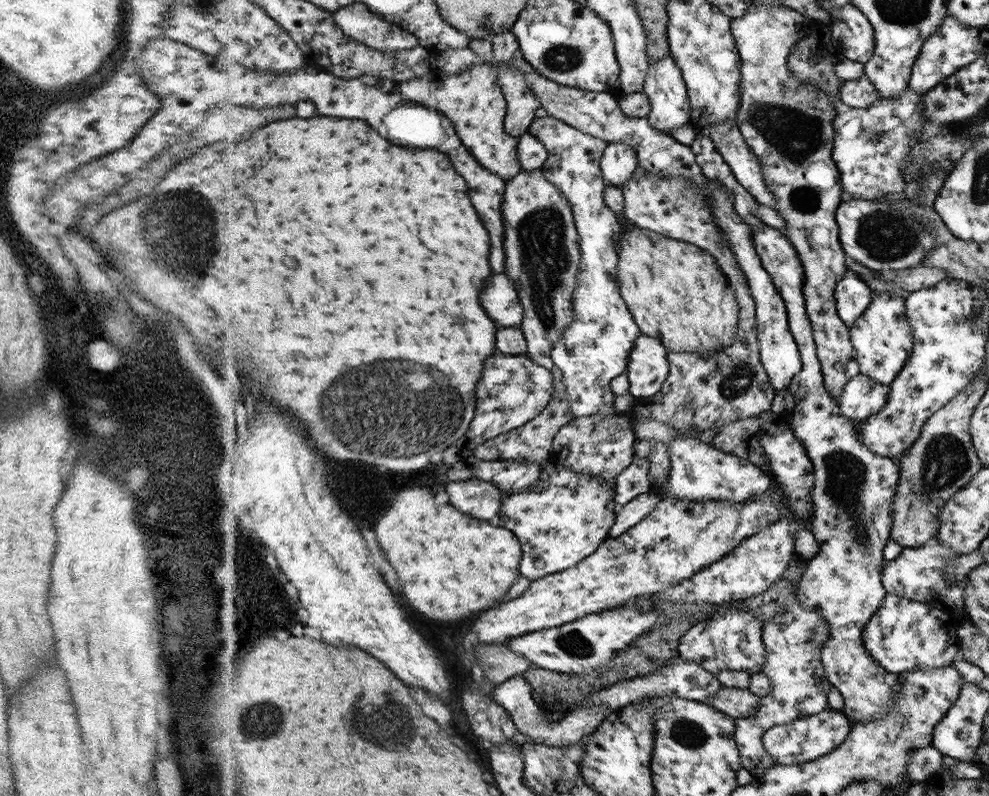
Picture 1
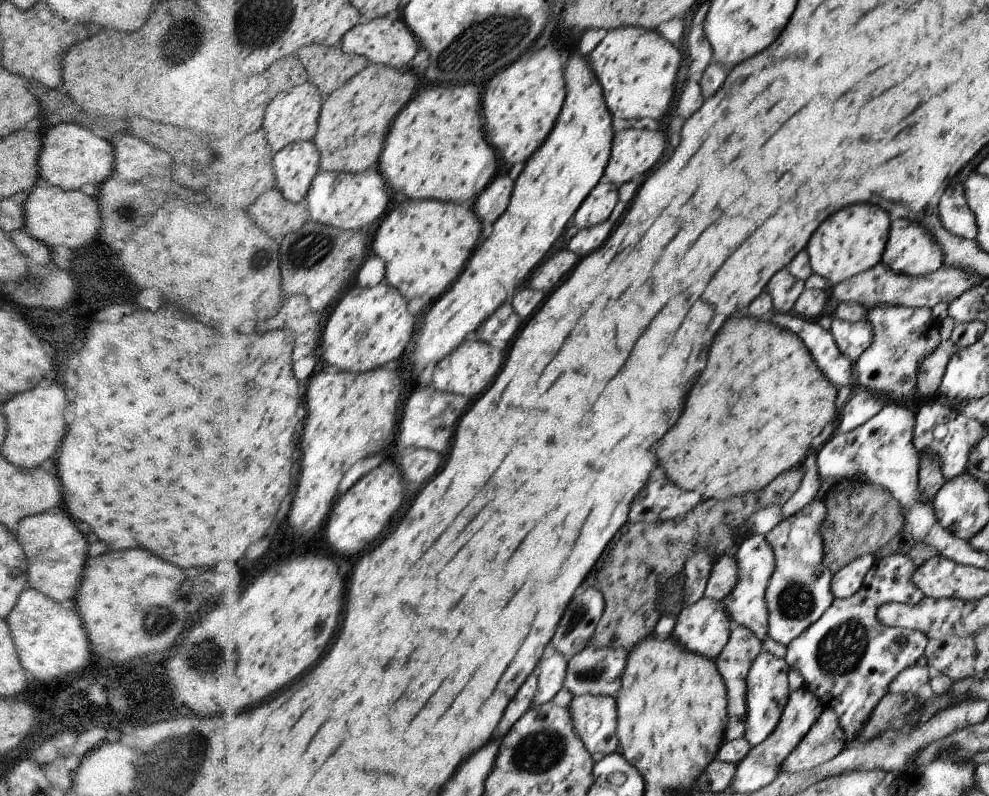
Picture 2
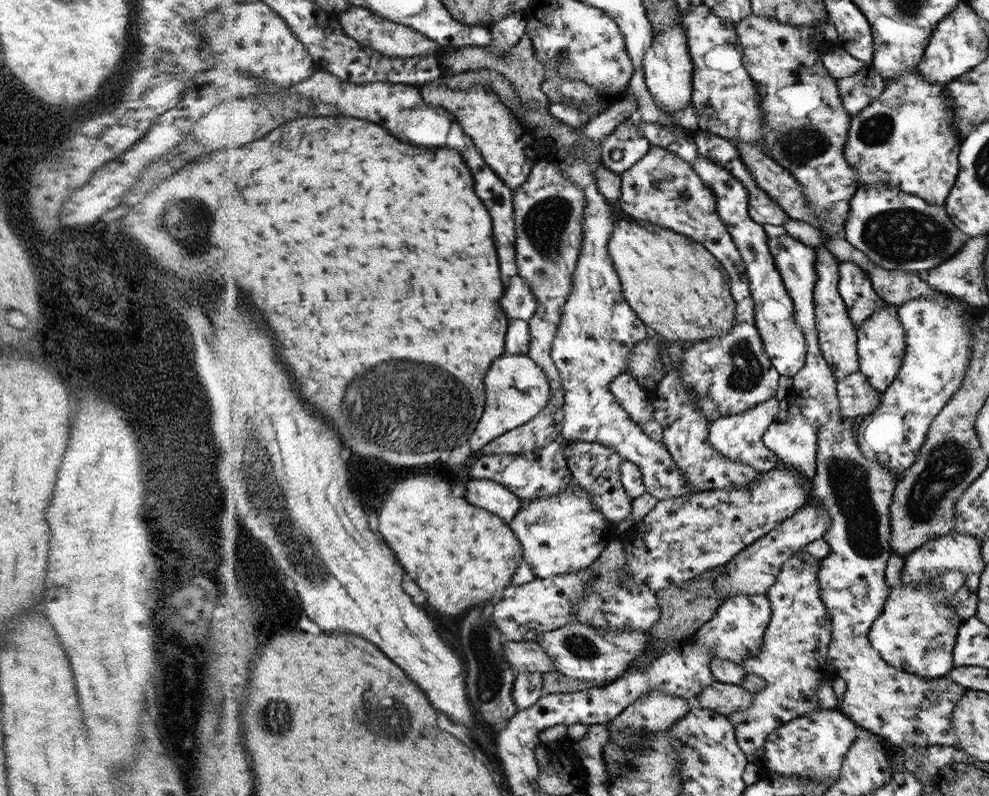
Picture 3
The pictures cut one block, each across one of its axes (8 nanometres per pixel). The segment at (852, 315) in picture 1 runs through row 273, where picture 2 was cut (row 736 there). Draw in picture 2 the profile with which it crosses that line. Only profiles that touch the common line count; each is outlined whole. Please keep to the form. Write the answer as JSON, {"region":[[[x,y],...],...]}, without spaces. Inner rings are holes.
{"region":[[[892,554],[878,559],[874,568],[867,574],[863,588],[847,599],[835,599],[834,604],[820,617],[818,622],[806,629],[798,638],[795,638],[786,647],[788,662],[798,670],[804,679],[803,684],[808,690],[814,692],[823,703],[824,708],[835,710],[839,721],[845,729],[845,737],[852,742],[858,732],[863,729],[864,723],[872,714],[872,710],[881,698],[888,694],[891,682],[903,672],[904,669],[916,665],[918,658],[924,654],[929,639],[924,632],[903,629],[900,627],[884,626],[878,619],[878,610],[881,605],[888,602],[916,604],[922,601],[924,593],[912,582],[912,574],[919,566],[906,554]]]}

